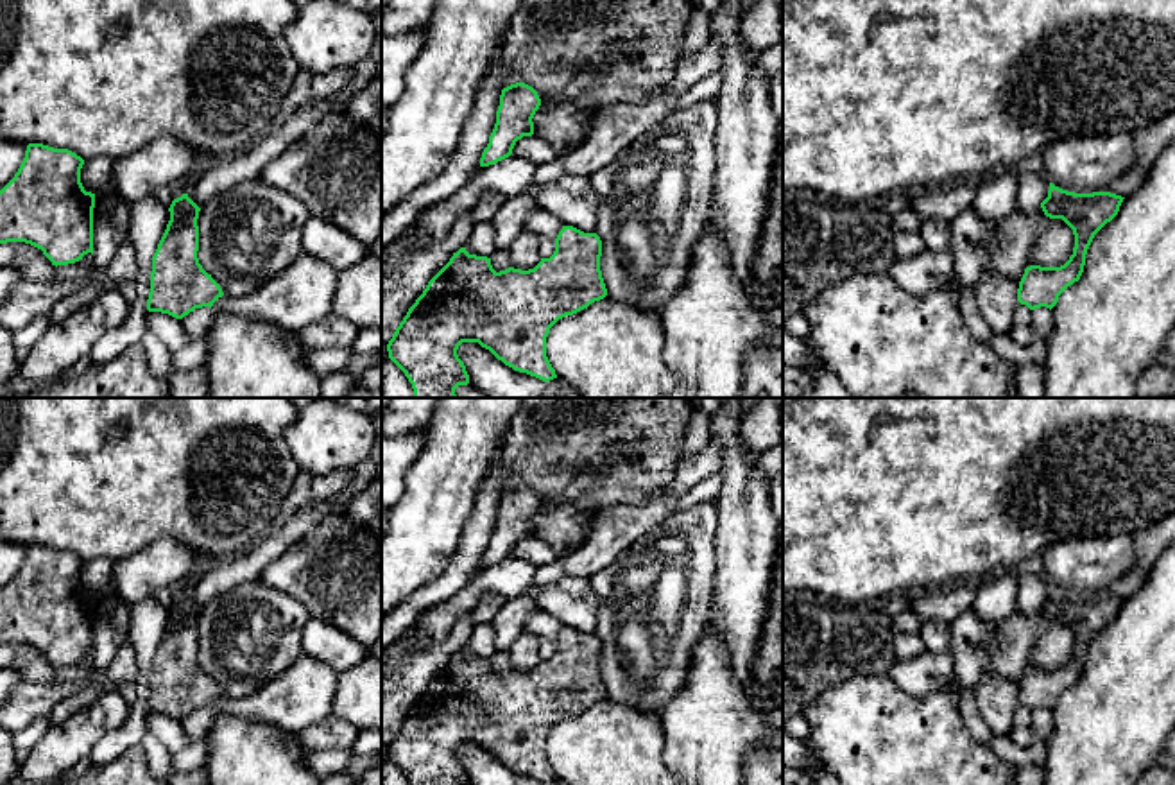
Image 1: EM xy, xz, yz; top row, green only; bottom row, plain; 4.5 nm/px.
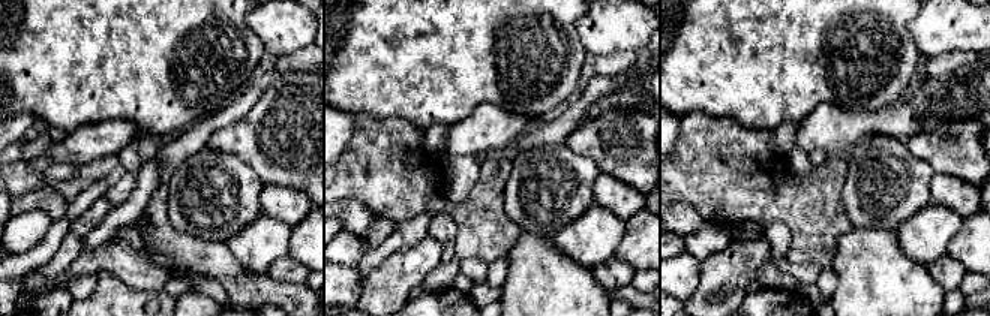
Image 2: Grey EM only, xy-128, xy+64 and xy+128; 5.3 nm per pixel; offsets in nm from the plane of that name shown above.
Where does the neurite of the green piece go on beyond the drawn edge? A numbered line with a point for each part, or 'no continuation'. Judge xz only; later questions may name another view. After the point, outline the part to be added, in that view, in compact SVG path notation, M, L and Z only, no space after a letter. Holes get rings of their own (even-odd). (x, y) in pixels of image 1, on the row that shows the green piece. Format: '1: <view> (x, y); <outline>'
no continuation

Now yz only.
no continuation

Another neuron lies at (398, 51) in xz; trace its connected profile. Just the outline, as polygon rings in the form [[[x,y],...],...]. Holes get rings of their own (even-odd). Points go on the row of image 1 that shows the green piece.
[[[426,27],[407,34],[382,34],[382,106],[390,108],[405,91],[405,73],[419,56]]]

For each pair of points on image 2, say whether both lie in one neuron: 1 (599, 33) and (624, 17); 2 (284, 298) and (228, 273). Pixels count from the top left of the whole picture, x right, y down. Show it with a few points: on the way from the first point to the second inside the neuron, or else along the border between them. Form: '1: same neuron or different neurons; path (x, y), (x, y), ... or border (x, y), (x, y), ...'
1: same neuron; path (605, 27), (611, 23), (618, 23)
2: same neuron; path (270, 291), (248, 291), (242, 286)

